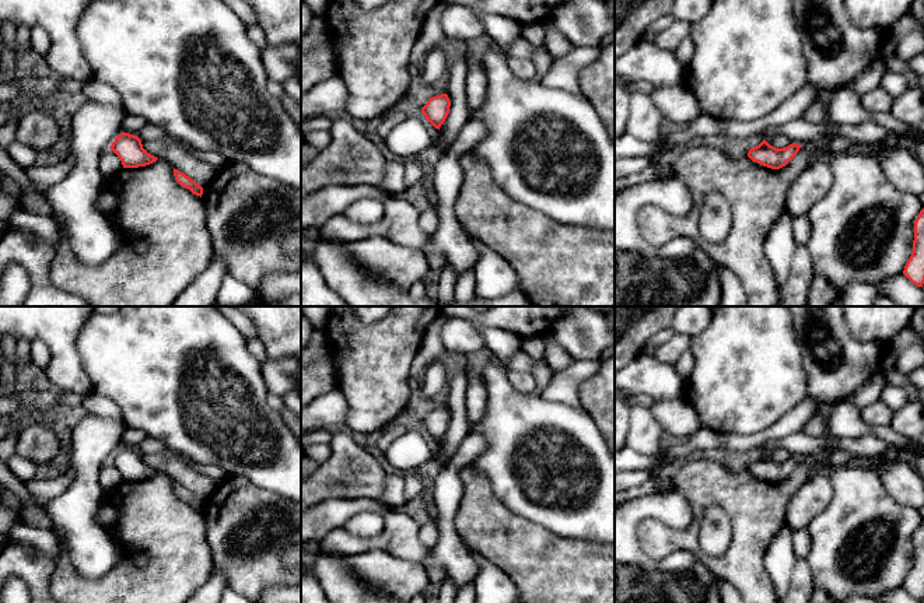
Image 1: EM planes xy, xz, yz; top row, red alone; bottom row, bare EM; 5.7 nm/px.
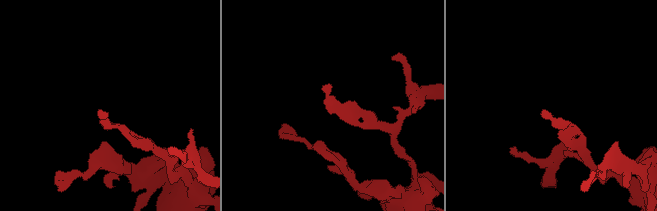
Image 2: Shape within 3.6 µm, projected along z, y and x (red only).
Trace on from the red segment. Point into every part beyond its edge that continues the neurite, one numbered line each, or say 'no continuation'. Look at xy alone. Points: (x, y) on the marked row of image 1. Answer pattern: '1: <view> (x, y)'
no continuation

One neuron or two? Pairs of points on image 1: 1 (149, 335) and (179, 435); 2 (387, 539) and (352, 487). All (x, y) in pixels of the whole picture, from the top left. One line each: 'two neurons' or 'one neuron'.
1: one neuron
2: two neurons

